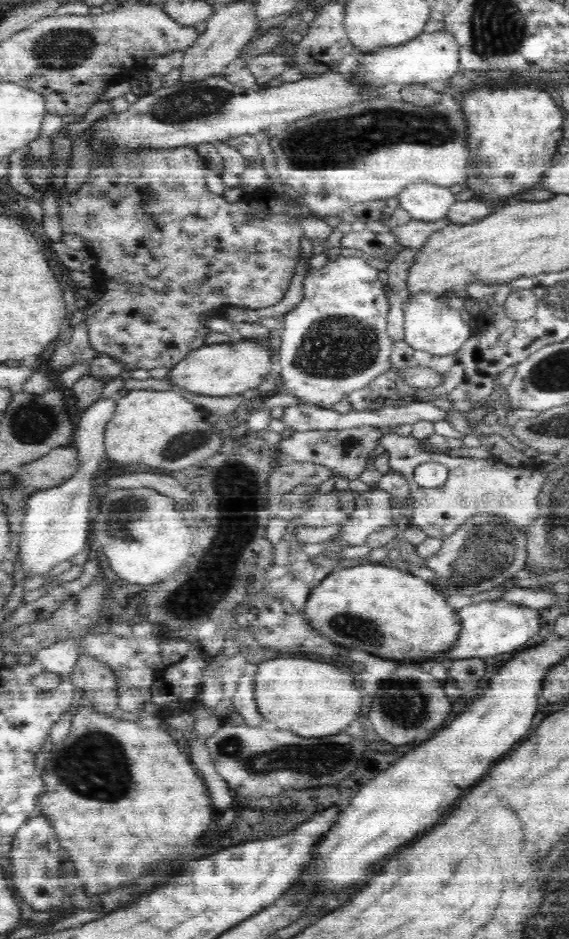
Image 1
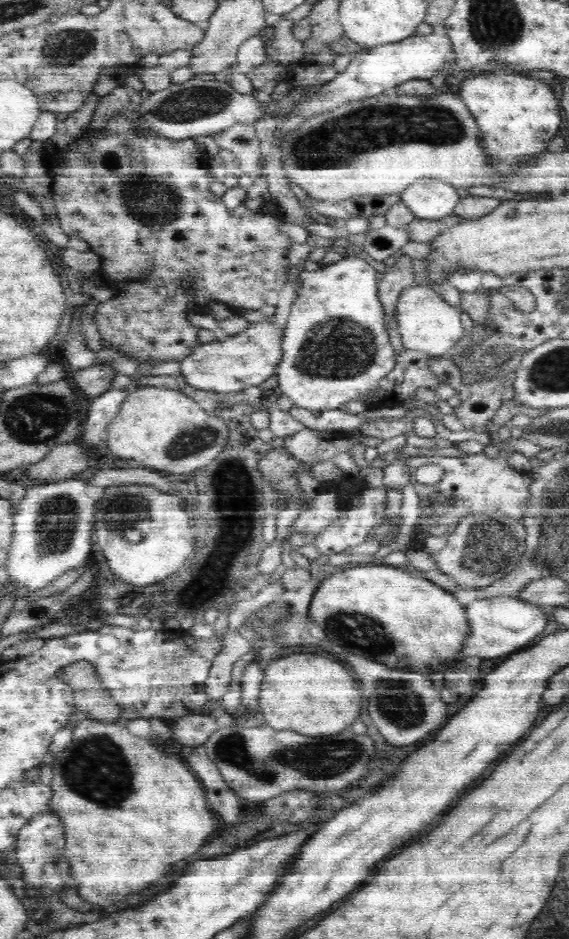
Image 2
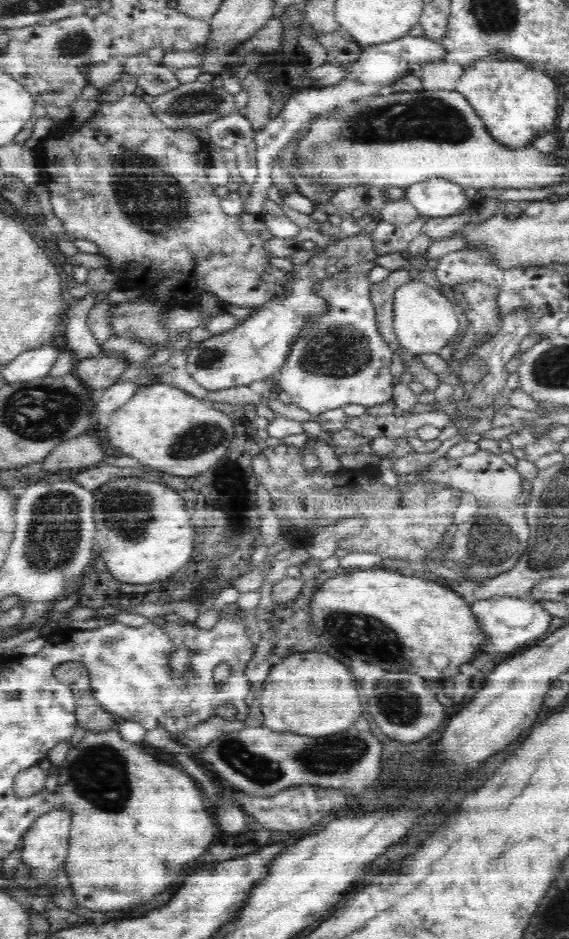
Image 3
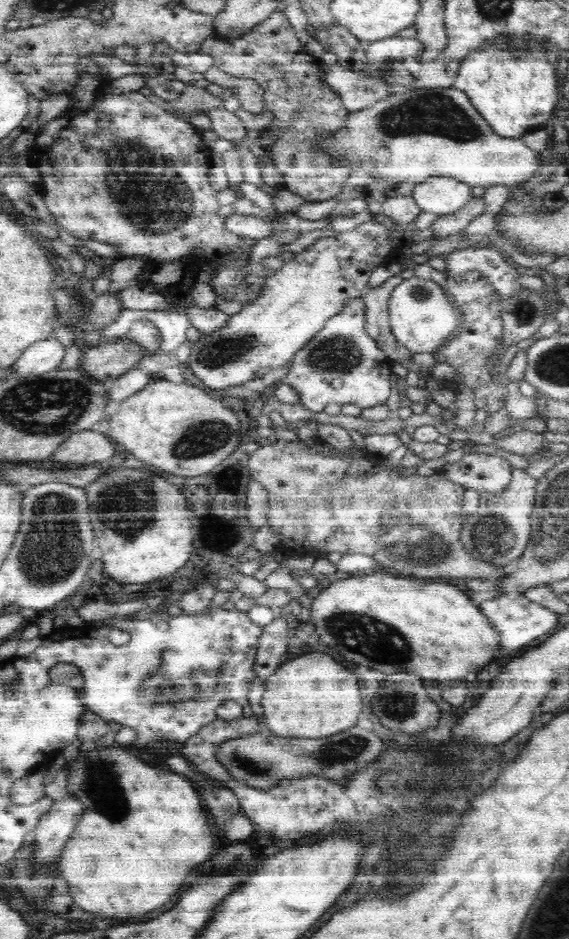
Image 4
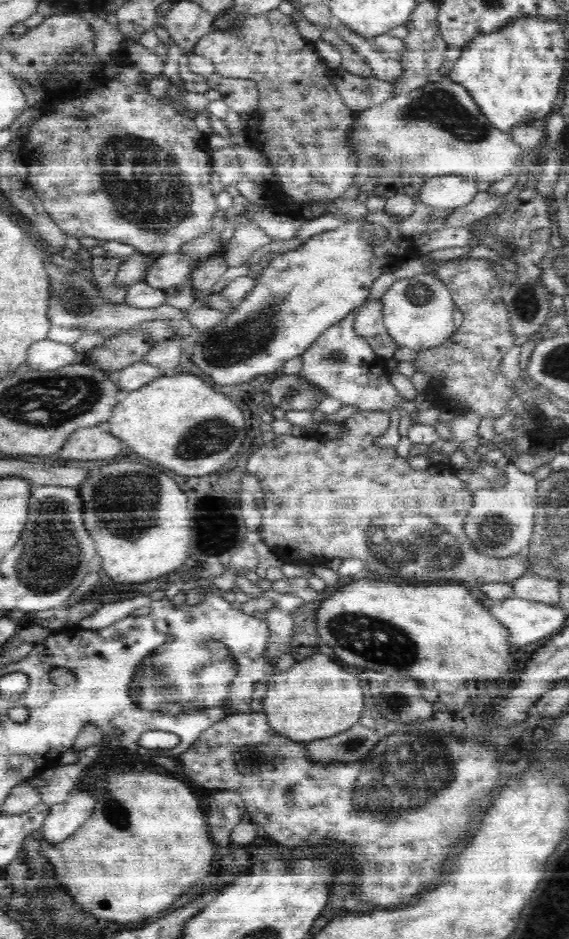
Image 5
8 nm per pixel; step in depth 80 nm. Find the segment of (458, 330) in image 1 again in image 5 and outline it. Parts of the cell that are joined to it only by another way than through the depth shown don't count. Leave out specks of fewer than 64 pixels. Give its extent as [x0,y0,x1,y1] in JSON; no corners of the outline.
[381,274,456,351]

